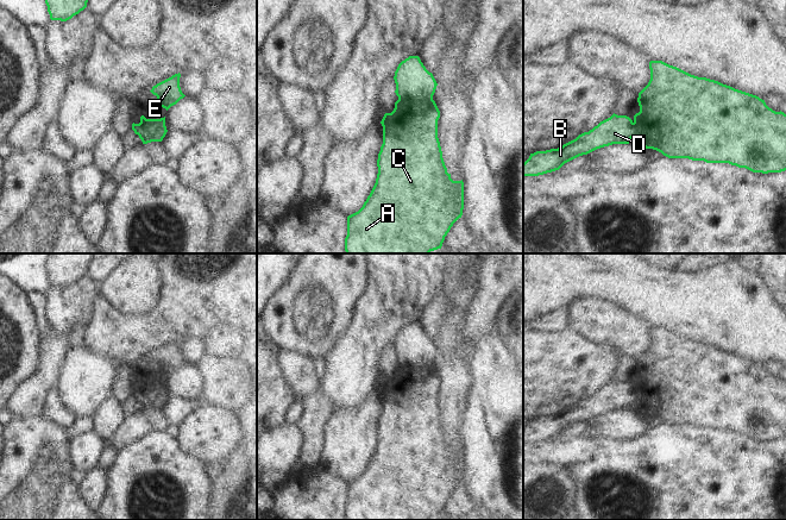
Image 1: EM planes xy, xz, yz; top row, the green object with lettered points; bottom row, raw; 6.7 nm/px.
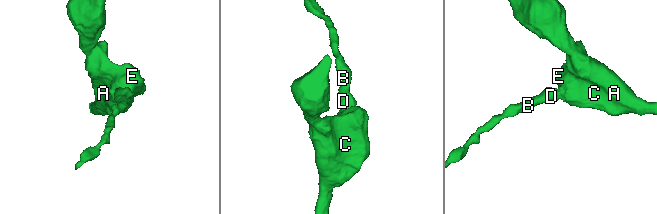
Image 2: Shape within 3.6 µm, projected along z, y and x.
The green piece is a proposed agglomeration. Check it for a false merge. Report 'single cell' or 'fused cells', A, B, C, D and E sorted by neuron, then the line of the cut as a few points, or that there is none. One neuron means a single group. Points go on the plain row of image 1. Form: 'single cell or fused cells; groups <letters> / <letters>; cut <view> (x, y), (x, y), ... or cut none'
fused cells; groups A C E / B D; cut xz (398, 364), (413, 367), (432, 365)

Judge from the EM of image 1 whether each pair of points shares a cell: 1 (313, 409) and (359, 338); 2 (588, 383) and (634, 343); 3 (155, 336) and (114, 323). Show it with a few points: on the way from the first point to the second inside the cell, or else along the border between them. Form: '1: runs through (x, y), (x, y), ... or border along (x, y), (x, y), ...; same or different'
1: border along (320, 387), (322, 393), (335, 406); different
2: border along (593, 343), (609, 348), (618, 356); different
3: runs through (145, 336), (127, 336), (124, 332); same

